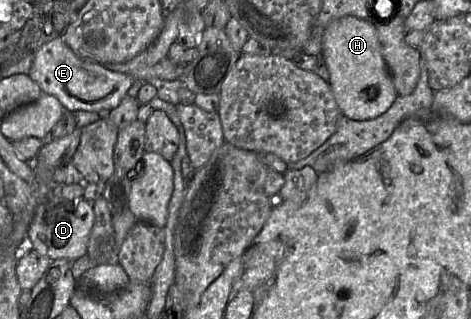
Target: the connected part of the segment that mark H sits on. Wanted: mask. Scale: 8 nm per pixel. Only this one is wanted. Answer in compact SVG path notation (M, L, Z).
M354 16L332 21L324 30L321 62L329 72L329 85L341 112L350 119L365 121L386 112L398 93L381 52L373 22Z

